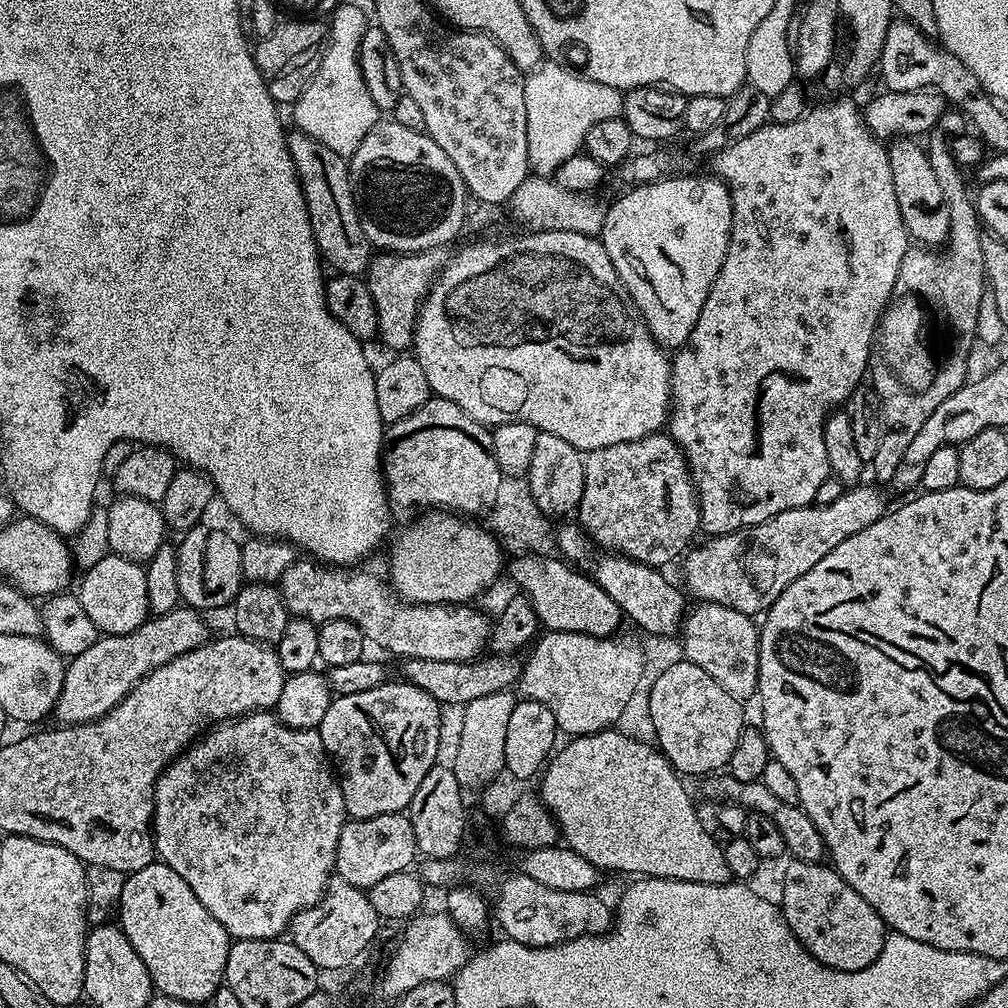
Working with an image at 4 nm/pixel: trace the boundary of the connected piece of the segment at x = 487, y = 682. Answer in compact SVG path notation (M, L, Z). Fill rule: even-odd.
M484 654L475 660L464 662L434 662L426 658L403 661L403 679L407 683L426 690L442 706L445 704L466 705L486 694L509 690L519 681L522 671L521 657L516 654Z

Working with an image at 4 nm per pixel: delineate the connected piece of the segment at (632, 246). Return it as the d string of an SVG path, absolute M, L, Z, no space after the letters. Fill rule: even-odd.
M673 174L663 180L655 180L649 184L638 184L629 187L612 205L608 204L604 213L604 224L599 233L599 239L604 245L606 254L610 254L610 262L614 262L614 270L618 278L626 286L630 298L638 306L646 326L650 330L652 339L665 350L679 350L687 344L690 334L694 330L694 322L698 322L698 314L702 314L702 305L710 294L710 286L714 286L714 278L718 278L718 270L722 270L722 262L726 258L726 250L730 242L730 226L732 225L732 195L728 193L728 186L715 175L708 176L680 176Z

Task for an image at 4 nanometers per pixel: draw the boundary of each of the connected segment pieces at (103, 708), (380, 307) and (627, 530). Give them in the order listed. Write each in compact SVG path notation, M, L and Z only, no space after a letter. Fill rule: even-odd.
M178 606L166 614L152 616L145 620L142 626L138 626L136 632L121 636L101 635L94 642L94 646L82 650L82 654L71 657L64 670L62 690L54 709L54 716L60 719L57 721L61 725L67 726L89 724L91 720L102 718L111 708L118 706L118 702L122 702L122 698L126 698L126 694L130 694L132 687L142 678L146 678L146 674L158 670L158 666L166 666L166 662L170 662L182 654L190 654L190 650L202 646L209 639L210 633L208 633L208 628L200 616L203 615L195 608Z
M431 248L425 252L386 252L373 255L368 264L366 279L370 298L374 298L374 310L378 314L378 340L388 348L408 350L412 348L412 335L416 332L416 318L420 305L428 297L428 291L440 275L446 263L444 248Z
M657 434L638 438L634 442L618 442L618 446L602 446L598 450L587 453L584 458L584 489L578 509L578 523L587 532L589 540L597 549L607 550L612 554L623 554L632 560L653 566L665 566L664 564L670 563L675 556L677 558L683 557L689 551L690 545L693 543L691 540L695 538L696 532L701 531L700 501L696 498L696 486L692 482L692 474L687 460L684 459L684 452L672 441L671 436Z

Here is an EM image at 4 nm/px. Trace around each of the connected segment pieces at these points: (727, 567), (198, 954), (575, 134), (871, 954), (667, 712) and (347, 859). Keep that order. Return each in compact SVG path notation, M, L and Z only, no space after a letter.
M867 482L849 487L829 504L813 502L806 508L782 510L782 514L774 514L774 518L766 522L724 536L713 536L705 539L701 548L693 547L682 560L683 587L689 597L697 596L697 601L720 603L751 618L759 617L794 578L802 578L802 574L806 574L810 566L818 566L834 546L846 542L850 534L874 526L885 514L883 494Z
M153 862L142 870L125 875L118 924L124 929L130 946L134 946L138 958L142 958L152 979L152 987L159 995L200 1006L203 1000L204 1003L211 1001L212 996L222 987L230 943L228 932L222 922L218 922L218 918L214 918L214 914L210 914L202 902L198 902L194 890L190 890L190 886L186 886L186 882L182 882L182 878L178 878L170 866Z
M544 62L541 68L530 71L524 77L526 90L526 142L528 143L528 167L541 177L551 177L566 158L581 151L586 134L590 134L590 126L594 122L606 122L606 118L620 116L624 110L624 92L614 86L602 86L602 82L594 82L586 74L580 76L568 68L556 64L560 62Z
M789 859L784 868L784 885L780 888L778 903L790 930L802 946L818 962L834 970L866 970L878 954L886 935L886 925L880 915L839 876L835 868L824 862L806 862Z
M678 658L668 664L656 676L652 689L648 692L648 720L652 723L652 732L656 735L655 743L664 757L681 777L700 776L707 778L721 770L727 769L730 754L734 754L734 746L738 746L738 738L746 726L741 701L735 700L701 667L685 658Z
M391 812L365 820L349 819L344 823L342 834L338 834L334 872L350 882L350 886L367 890L392 874L409 871L417 860L414 826L410 818L404 812Z

